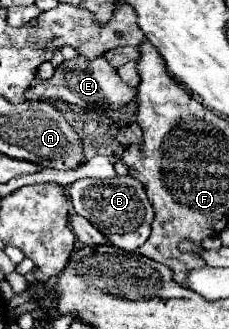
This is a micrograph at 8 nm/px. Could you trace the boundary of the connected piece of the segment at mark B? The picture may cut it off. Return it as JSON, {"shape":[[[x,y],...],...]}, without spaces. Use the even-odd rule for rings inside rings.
{"shape":[[[117,175],[113,179],[79,179],[69,187],[69,197],[75,213],[91,219],[103,233],[121,233],[121,249],[137,251],[151,235],[151,221],[155,217],[153,205],[141,181],[131,175]]]}

